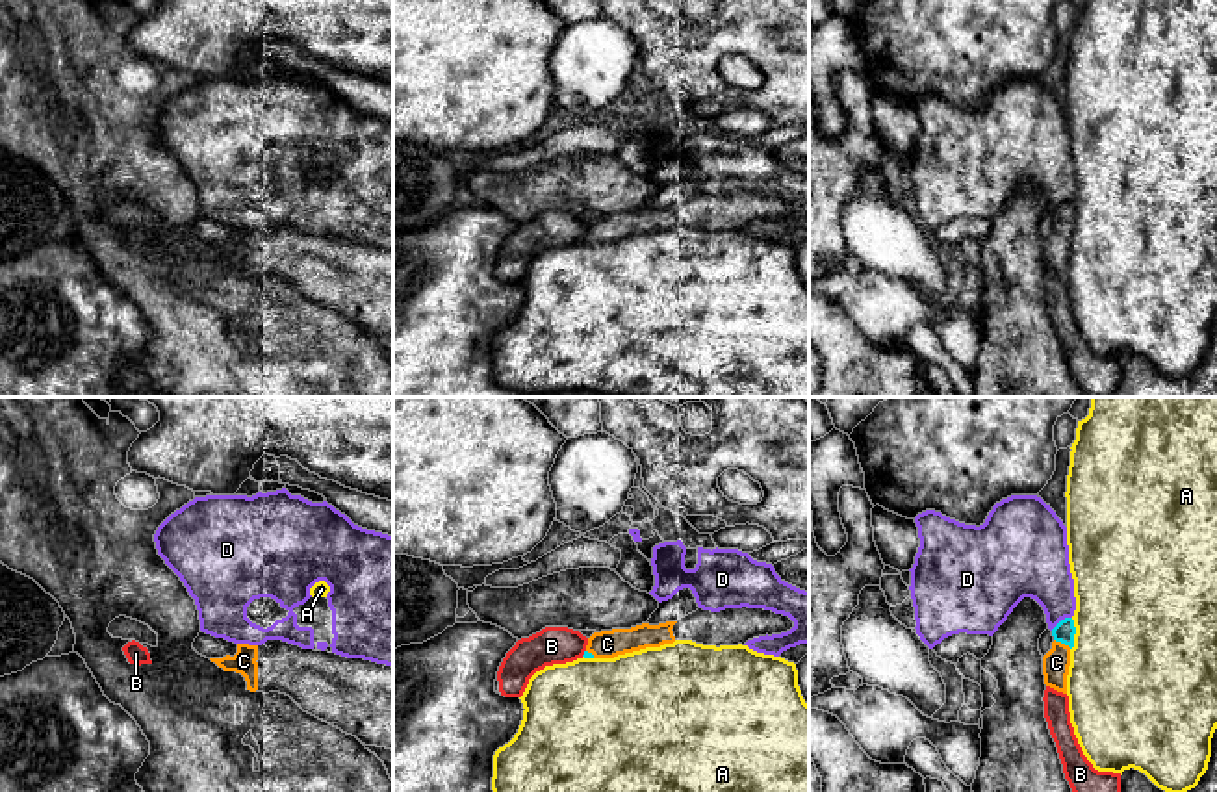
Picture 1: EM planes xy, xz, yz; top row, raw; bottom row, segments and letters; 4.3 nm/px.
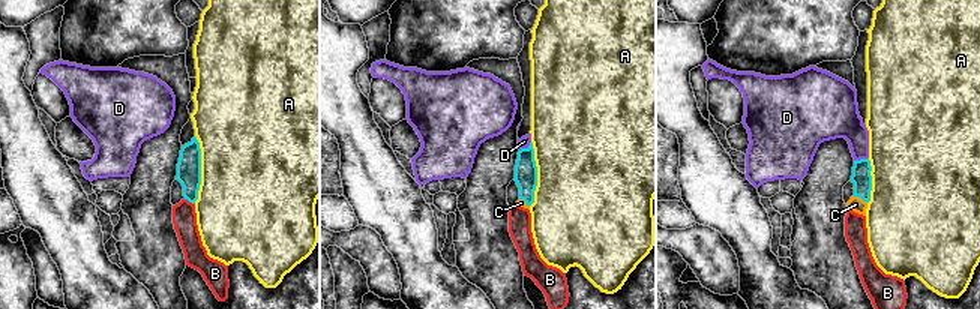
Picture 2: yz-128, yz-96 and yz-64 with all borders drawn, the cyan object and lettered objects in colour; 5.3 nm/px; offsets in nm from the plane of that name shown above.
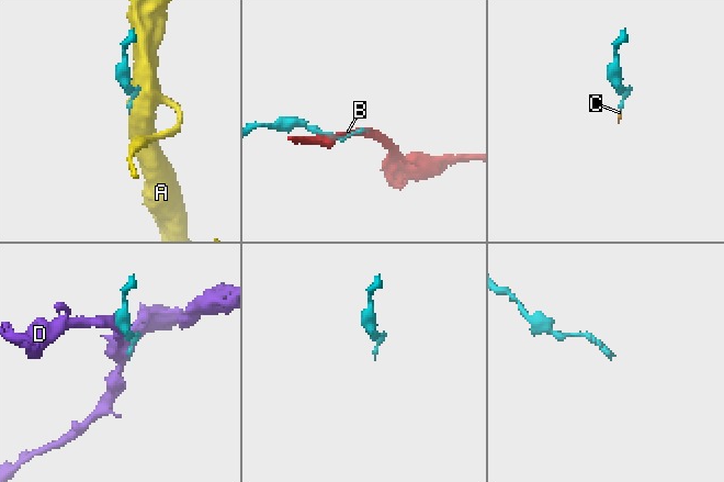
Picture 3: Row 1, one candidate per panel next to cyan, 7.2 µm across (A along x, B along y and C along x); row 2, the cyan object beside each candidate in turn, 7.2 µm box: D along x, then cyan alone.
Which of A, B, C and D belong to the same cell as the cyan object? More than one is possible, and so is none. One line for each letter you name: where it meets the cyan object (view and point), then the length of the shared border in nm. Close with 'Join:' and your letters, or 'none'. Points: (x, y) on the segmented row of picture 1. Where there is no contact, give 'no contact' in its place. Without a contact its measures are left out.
C: yz (1063, 642) | 90 nm
Join: C

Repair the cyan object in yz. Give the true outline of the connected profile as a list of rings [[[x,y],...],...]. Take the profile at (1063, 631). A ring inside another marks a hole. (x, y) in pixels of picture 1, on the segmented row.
[[[1065,618],[1052,629],[1052,649],[1043,657],[1044,684],[1067,694],[1070,649],[1074,647],[1074,620]]]

